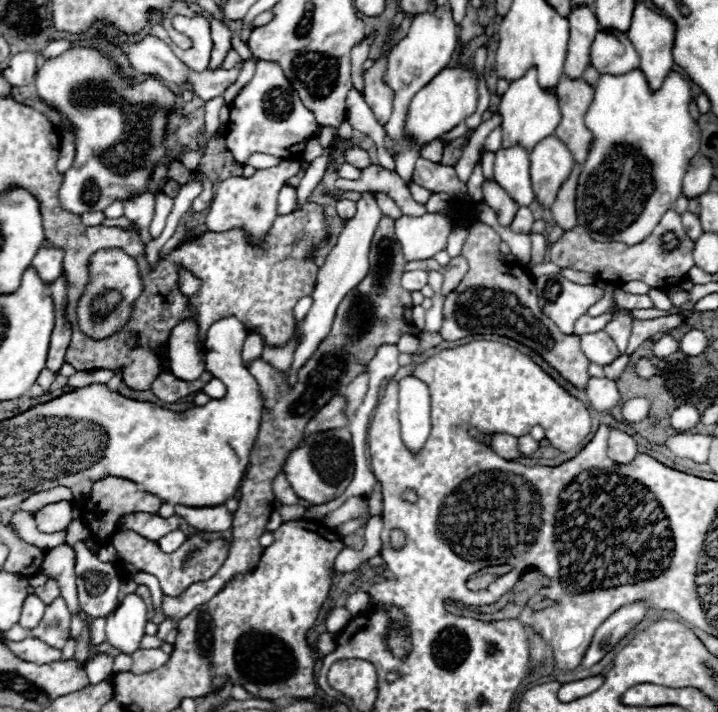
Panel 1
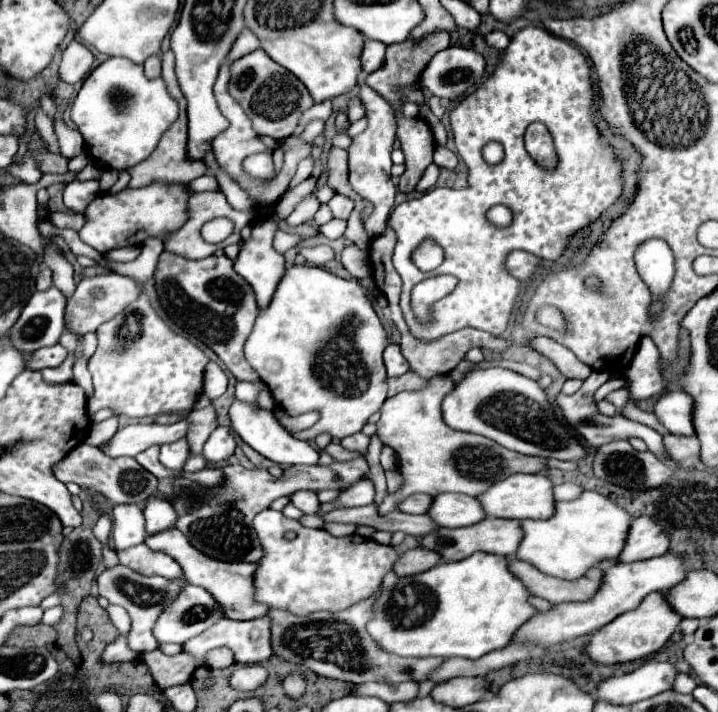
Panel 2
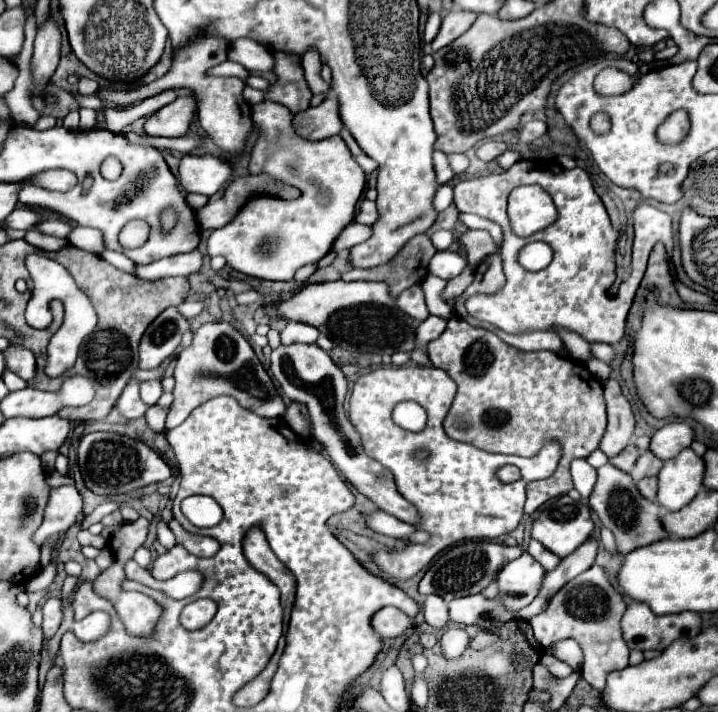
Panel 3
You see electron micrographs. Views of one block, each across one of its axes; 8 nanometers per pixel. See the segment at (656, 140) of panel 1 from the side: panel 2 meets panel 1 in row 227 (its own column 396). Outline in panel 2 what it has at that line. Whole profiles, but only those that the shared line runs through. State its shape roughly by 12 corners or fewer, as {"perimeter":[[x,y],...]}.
{"perimeter":[[506,558],[400,578],[366,624],[404,658],[476,660],[536,610]]}

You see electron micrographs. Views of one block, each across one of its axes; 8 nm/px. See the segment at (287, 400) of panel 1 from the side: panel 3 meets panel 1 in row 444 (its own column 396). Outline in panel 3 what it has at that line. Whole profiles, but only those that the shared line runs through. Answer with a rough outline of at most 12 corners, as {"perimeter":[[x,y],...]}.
{"perimeter":[[426,234],[410,240],[390,262],[352,268],[342,280],[380,280],[398,298],[422,282],[436,254]]}

